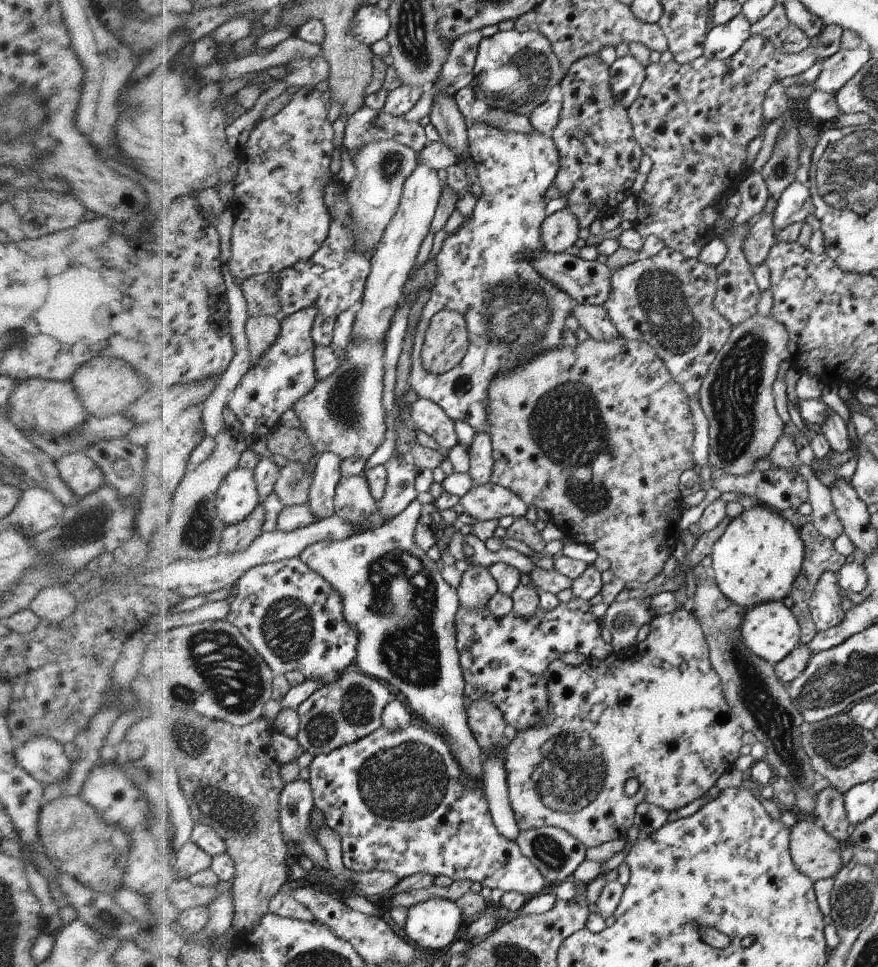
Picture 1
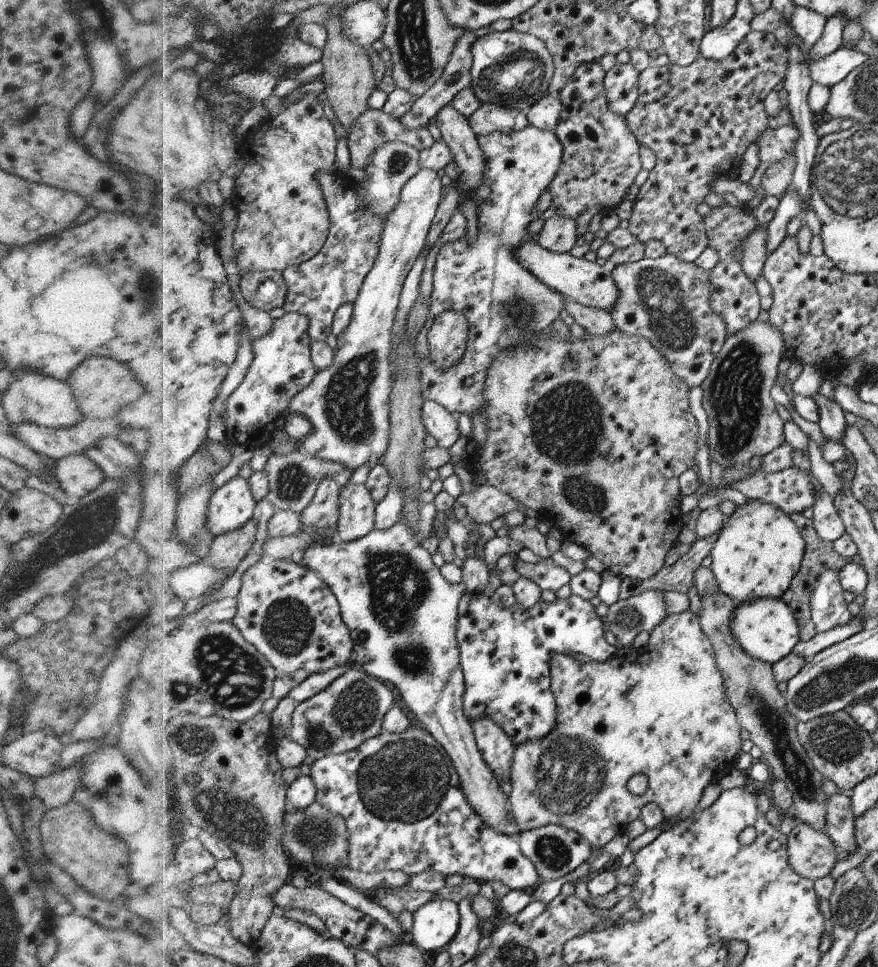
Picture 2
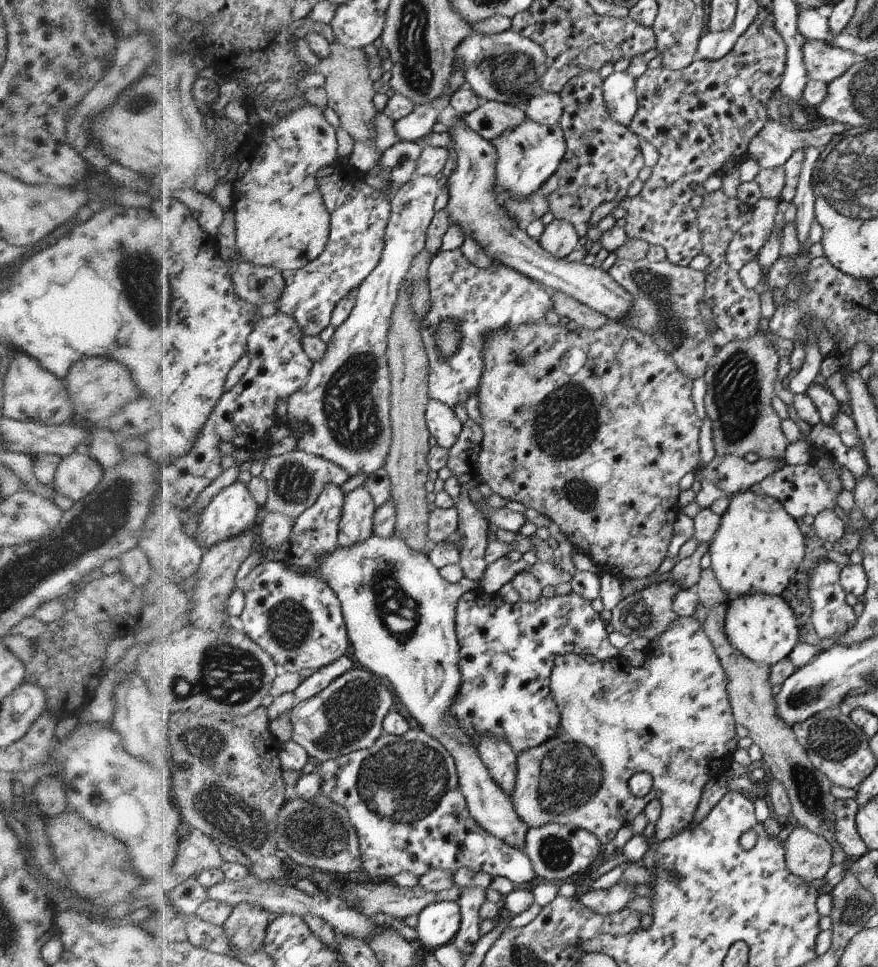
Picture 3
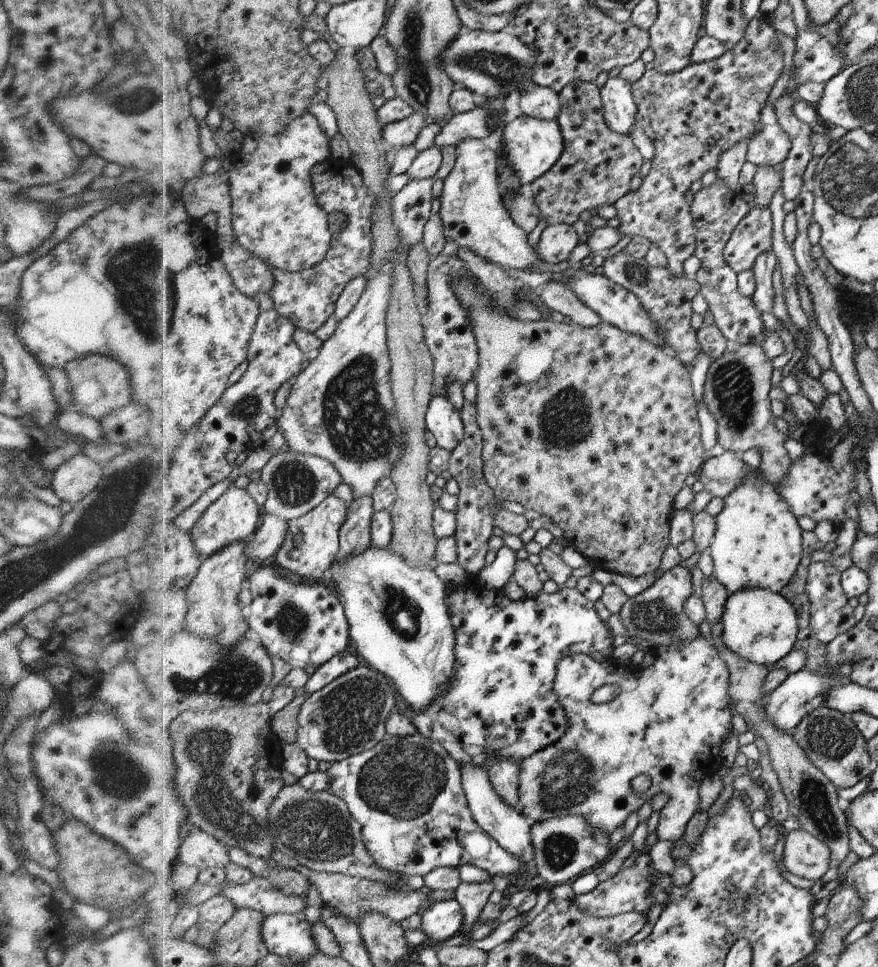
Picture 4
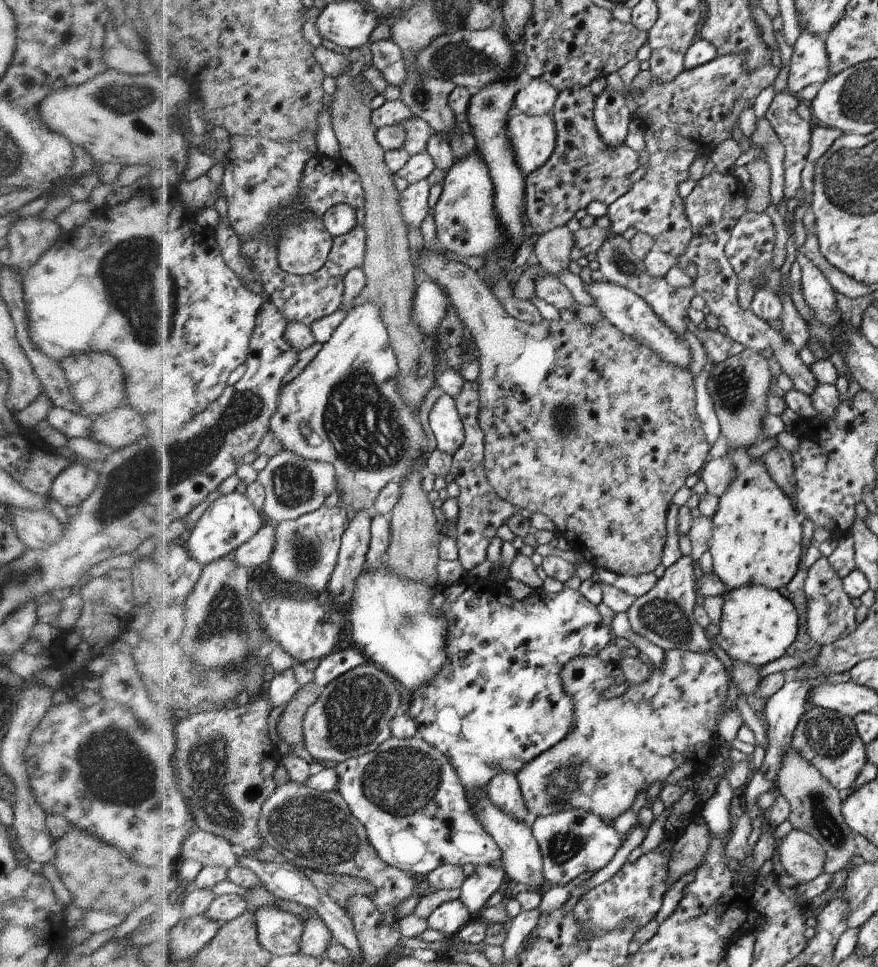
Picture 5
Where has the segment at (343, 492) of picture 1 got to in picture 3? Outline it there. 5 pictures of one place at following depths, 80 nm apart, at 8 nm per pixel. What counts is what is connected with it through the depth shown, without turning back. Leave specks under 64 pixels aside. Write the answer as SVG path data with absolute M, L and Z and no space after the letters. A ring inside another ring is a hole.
M364 485L346 492L344 518L342 518L340 544L343 548L354 547L370 540L375 534L377 502Z

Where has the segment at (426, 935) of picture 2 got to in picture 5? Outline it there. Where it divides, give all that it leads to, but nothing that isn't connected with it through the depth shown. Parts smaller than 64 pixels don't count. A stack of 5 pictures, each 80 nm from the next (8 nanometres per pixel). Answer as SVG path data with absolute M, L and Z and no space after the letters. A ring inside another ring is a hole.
M452 900L452 902L444 902L440 904L426 921L428 929L438 930L448 938L457 935L459 931L472 919L472 914L466 908L464 902Z

